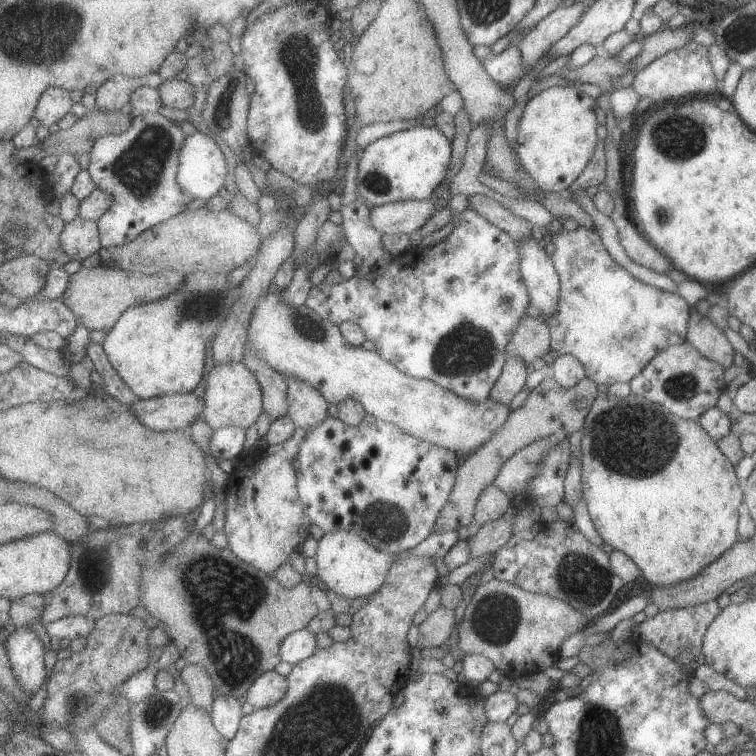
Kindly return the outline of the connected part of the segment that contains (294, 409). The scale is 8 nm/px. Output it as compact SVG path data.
M286 377L289 382L290 416L299 427L315 429L330 416L330 401L313 384L296 377Z

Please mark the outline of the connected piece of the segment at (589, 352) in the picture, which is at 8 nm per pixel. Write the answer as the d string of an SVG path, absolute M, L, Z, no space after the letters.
M580 225L575 230L562 229L551 240L556 245L552 255L559 274L560 294L557 309L546 320L551 334L552 354L571 354L585 368L586 377L598 384L629 383L660 352L687 340L690 305L677 292L668 292L634 278L620 266L600 239L595 228Z

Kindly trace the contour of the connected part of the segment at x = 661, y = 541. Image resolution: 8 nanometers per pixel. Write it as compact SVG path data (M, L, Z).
M610 392L600 393L593 402L585 424L581 429L581 485L583 496L592 517L594 526L606 544L616 551L622 551L629 556L642 571L642 575L652 586L663 587L685 581L696 576L705 566L718 560L733 544L739 540L738 507L743 503L743 483L737 477L735 466L720 450L717 442L704 430L696 420L683 419L672 414L659 404L654 404L640 395L630 394L627 397L616 397Z

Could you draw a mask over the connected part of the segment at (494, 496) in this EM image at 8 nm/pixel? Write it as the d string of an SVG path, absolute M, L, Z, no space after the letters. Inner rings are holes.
M488 485L480 494L475 506L473 520L481 524L501 519L512 508L512 502L496 485Z

